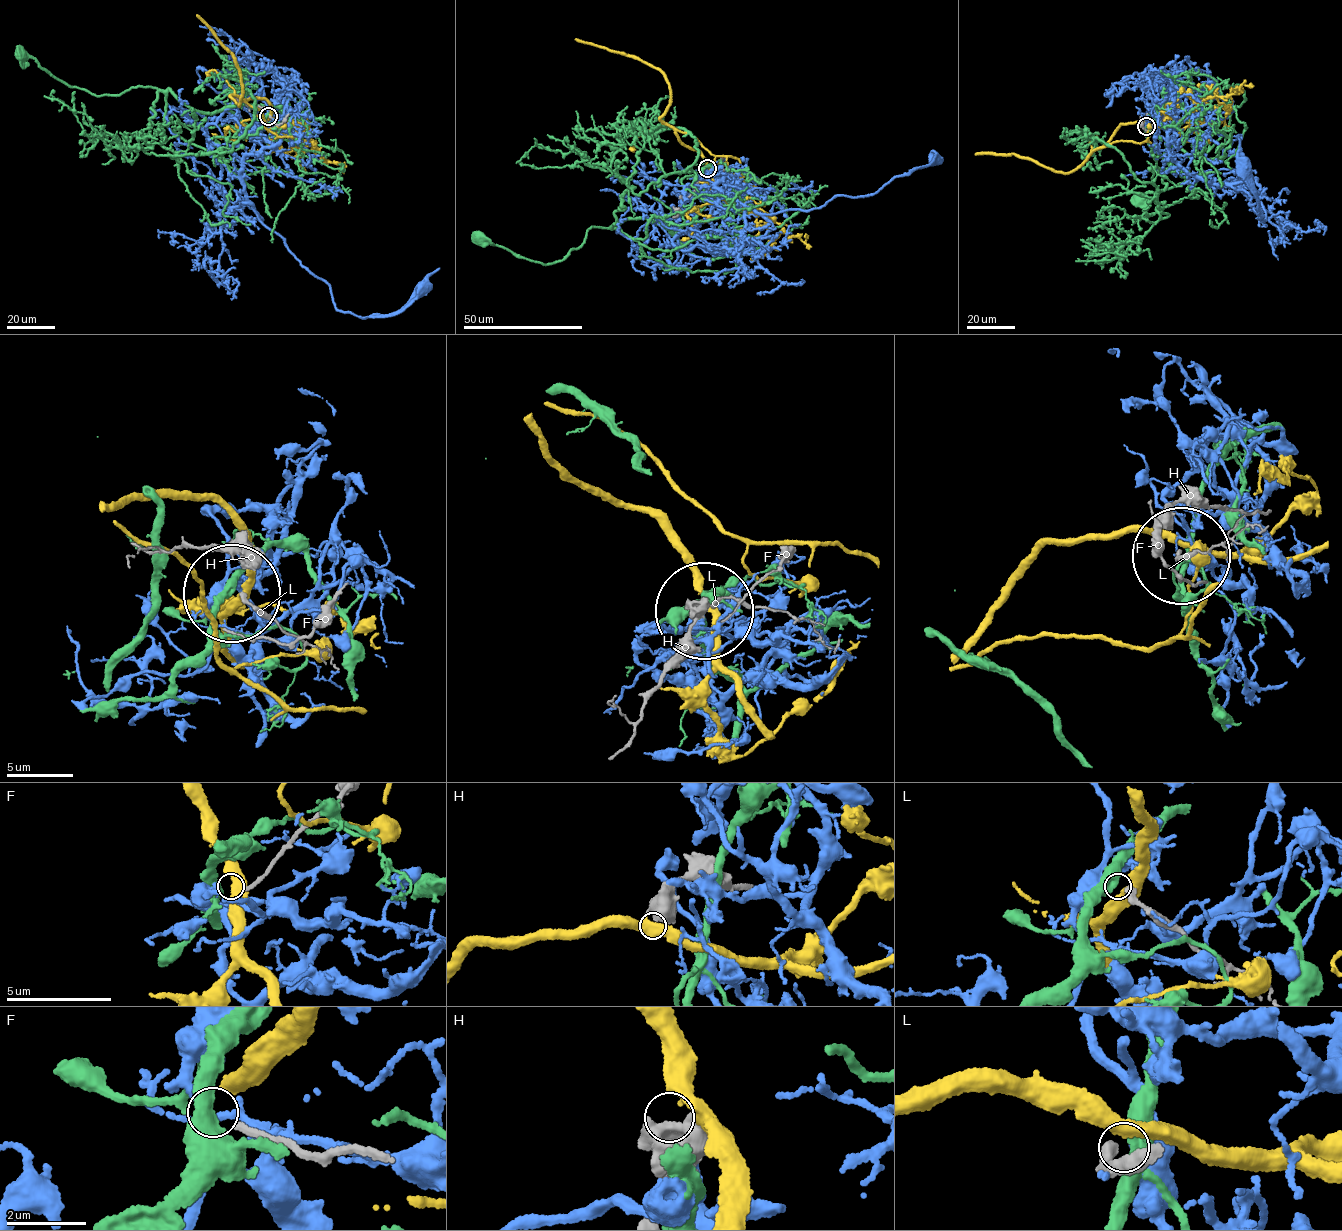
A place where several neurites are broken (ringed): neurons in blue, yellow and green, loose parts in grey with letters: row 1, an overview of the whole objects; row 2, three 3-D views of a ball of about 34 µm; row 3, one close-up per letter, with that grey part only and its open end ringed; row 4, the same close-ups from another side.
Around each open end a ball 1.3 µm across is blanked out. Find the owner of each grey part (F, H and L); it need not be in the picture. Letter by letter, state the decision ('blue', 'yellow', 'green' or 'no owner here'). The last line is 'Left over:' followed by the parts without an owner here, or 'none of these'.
F: blue
H: yellow
L: no owner here
Left over: L

